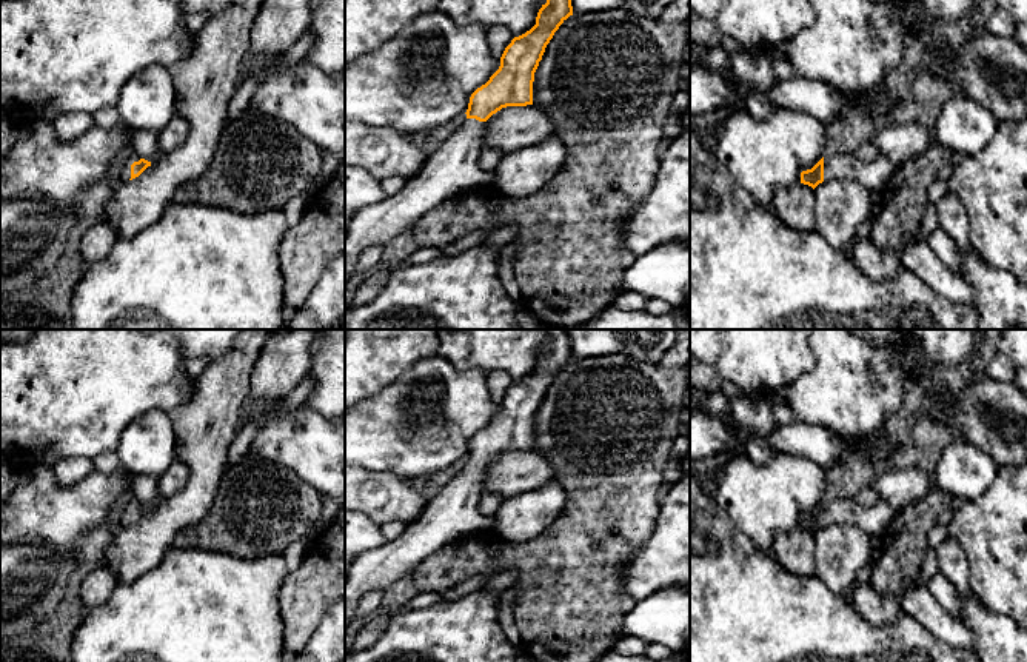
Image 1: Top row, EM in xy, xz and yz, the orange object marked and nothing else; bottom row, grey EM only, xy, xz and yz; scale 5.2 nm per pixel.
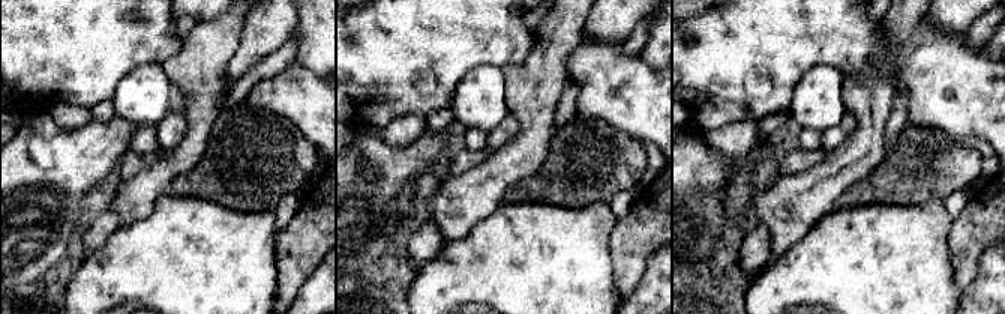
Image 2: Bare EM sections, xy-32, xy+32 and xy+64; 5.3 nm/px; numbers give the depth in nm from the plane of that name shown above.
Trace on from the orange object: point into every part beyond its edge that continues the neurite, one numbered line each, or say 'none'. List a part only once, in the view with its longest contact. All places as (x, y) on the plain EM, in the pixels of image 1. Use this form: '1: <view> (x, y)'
1: xy (125, 519)

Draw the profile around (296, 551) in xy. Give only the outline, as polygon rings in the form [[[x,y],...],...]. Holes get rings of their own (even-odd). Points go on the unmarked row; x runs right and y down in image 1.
[[[309,537],[299,539],[299,540],[289,543],[286,547],[286,550],[283,551],[282,557],[285,560],[288,573],[296,571],[302,565],[306,553],[309,551],[309,548],[313,545],[313,540],[314,539],[309,539]]]

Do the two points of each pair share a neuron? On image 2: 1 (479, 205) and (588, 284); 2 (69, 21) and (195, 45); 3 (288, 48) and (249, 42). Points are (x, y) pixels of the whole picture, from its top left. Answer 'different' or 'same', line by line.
1: different
2: different
3: different

